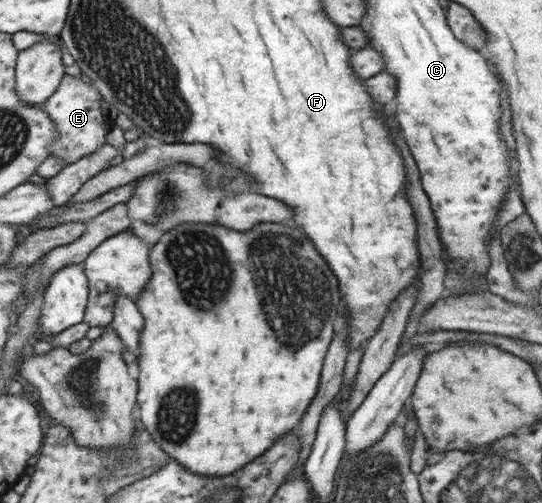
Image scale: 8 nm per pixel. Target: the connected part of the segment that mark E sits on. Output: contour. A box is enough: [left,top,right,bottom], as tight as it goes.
[42,74,114,166]

